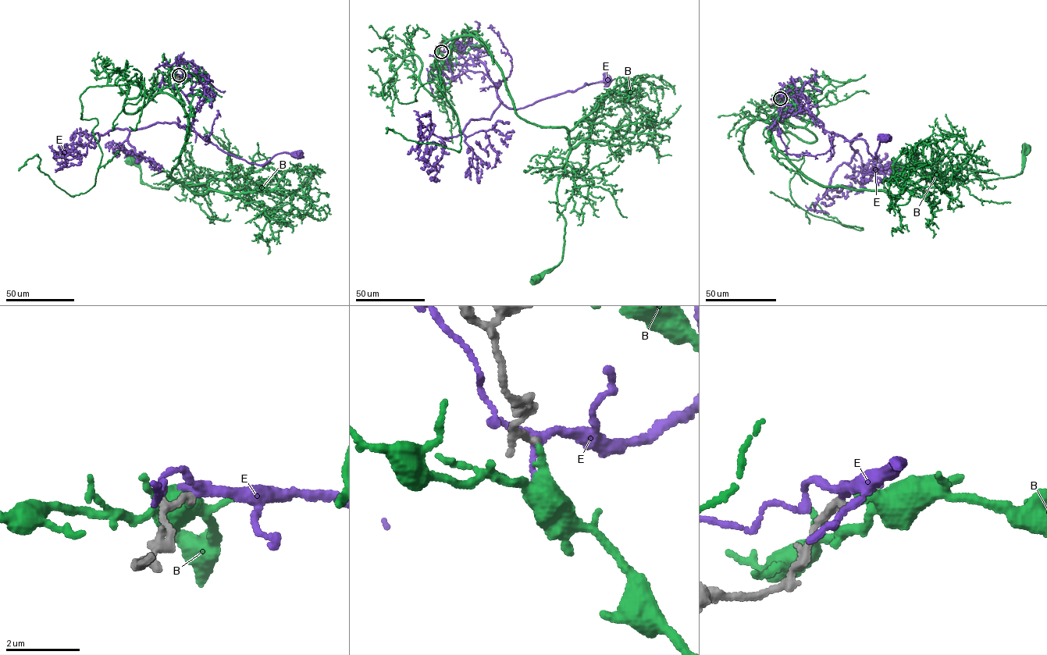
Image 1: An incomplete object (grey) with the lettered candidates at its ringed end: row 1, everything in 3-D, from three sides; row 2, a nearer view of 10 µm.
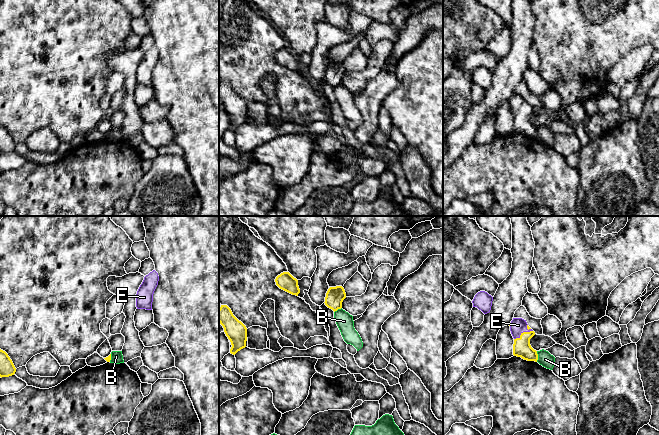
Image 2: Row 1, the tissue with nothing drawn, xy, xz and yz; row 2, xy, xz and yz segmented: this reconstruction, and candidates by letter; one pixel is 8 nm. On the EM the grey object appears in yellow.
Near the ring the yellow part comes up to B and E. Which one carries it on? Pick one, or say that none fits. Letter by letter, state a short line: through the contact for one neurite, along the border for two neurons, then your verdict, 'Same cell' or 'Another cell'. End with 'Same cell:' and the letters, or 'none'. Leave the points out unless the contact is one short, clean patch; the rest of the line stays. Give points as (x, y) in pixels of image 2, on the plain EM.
B: Line: yz (536, 127), (537, 137). Another cell
E: Line: yz (521, 124), (523, 108), (518, 101). Same cell
Same cell: E

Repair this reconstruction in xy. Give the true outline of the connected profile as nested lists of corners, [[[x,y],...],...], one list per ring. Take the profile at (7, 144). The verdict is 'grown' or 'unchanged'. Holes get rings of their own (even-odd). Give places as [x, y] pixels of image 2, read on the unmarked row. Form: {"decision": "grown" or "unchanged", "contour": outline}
{"decision": "unchanged", "contour": [[[0,125],[0,153],[9,153],[14,151],[16,144],[8,130]]]}

